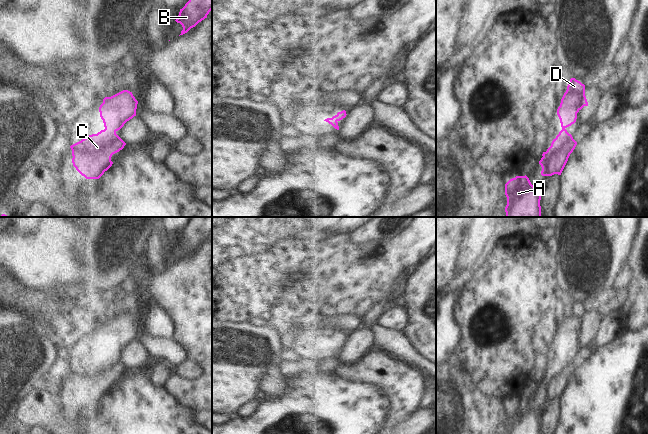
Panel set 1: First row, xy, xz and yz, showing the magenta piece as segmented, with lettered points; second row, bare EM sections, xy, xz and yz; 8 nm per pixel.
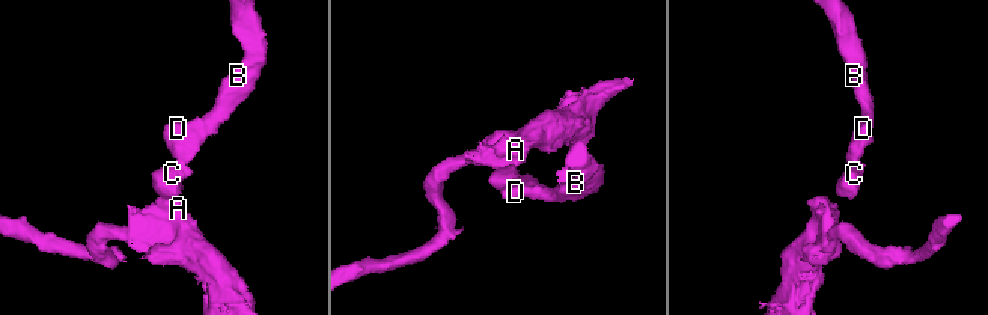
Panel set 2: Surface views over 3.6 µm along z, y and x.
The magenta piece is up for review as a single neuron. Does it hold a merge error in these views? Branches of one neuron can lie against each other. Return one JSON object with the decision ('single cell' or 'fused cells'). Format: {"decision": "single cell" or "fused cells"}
{"decision": "single cell"}

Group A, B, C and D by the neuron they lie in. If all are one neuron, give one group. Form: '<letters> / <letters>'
A B C D

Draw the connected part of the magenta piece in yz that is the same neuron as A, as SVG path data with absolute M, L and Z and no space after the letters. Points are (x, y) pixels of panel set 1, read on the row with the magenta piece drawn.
M526 175L510 179L505 184L506 217L541 217L541 192Z

